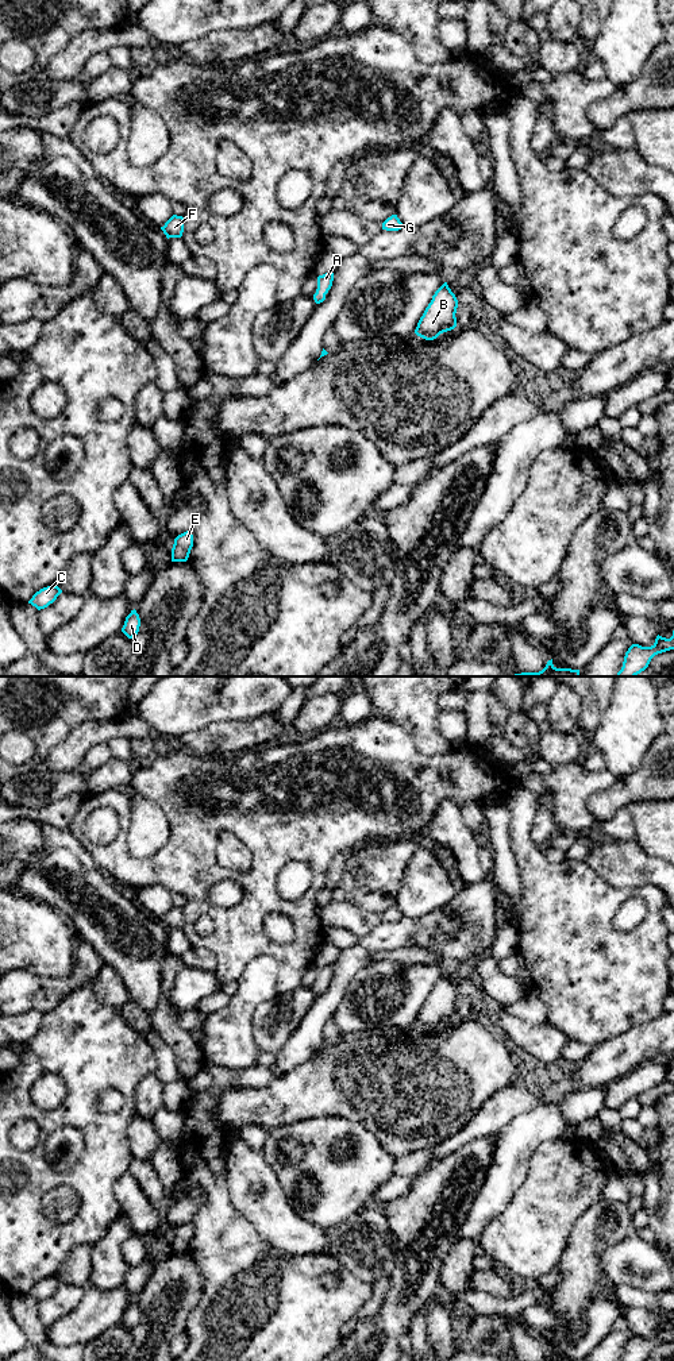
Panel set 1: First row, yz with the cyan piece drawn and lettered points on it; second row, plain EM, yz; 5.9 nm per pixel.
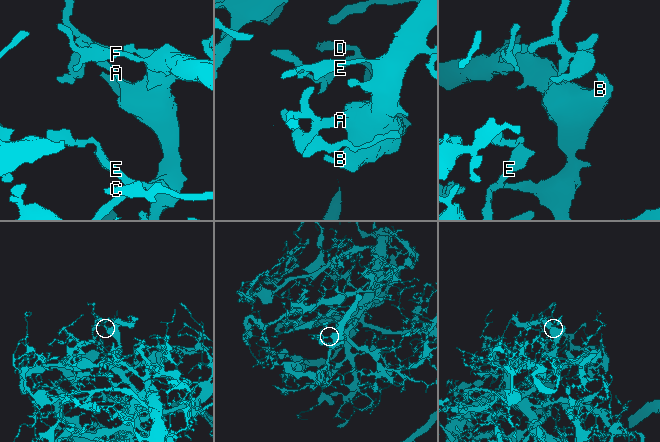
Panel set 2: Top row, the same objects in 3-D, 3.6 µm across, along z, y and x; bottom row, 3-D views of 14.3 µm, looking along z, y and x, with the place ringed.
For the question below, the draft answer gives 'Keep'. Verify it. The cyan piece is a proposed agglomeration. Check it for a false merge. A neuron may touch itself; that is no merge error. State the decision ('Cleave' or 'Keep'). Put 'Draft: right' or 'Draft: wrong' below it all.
Keep
Draft: right

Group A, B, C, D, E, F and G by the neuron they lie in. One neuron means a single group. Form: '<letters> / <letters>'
A B C D E F G

